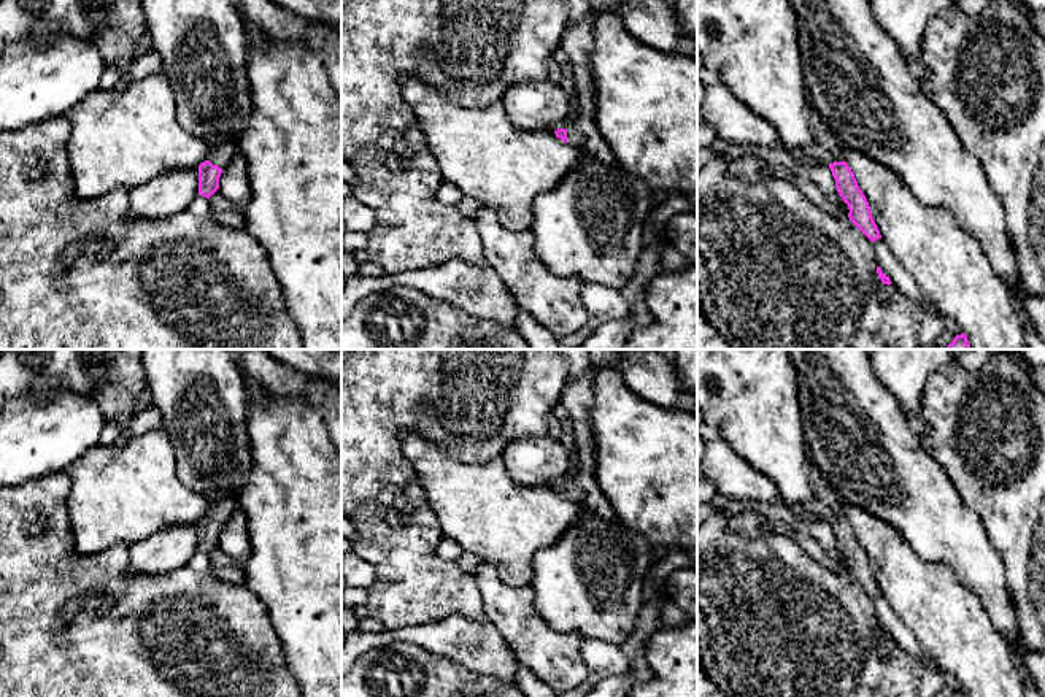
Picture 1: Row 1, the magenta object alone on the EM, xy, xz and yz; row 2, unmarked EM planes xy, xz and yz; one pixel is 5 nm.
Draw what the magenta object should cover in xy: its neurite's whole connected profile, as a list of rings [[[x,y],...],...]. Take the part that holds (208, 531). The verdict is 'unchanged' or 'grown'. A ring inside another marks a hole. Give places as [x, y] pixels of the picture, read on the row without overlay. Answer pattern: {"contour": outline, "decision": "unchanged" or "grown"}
{"contour": [[[230,499],[210,502],[208,514],[199,521],[199,551],[210,554],[219,545],[222,524],[235,508],[237,502]]], "decision": "grown"}

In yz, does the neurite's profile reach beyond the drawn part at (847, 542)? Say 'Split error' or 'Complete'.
Split error

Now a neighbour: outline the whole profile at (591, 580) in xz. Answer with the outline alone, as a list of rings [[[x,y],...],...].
[[[581,506],[578,521],[551,546],[534,554],[532,589],[540,616],[559,632],[580,632],[584,640],[603,640],[621,646],[632,633],[642,607],[643,580],[659,553],[643,533],[626,522],[607,521]]]

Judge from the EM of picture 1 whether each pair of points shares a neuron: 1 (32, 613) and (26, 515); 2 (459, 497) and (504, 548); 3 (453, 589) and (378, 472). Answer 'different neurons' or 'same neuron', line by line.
1: same neuron
2: same neuron
3: same neuron

